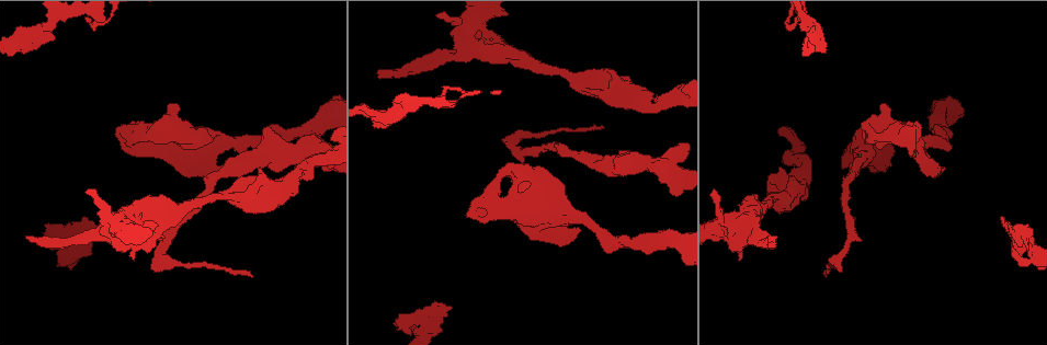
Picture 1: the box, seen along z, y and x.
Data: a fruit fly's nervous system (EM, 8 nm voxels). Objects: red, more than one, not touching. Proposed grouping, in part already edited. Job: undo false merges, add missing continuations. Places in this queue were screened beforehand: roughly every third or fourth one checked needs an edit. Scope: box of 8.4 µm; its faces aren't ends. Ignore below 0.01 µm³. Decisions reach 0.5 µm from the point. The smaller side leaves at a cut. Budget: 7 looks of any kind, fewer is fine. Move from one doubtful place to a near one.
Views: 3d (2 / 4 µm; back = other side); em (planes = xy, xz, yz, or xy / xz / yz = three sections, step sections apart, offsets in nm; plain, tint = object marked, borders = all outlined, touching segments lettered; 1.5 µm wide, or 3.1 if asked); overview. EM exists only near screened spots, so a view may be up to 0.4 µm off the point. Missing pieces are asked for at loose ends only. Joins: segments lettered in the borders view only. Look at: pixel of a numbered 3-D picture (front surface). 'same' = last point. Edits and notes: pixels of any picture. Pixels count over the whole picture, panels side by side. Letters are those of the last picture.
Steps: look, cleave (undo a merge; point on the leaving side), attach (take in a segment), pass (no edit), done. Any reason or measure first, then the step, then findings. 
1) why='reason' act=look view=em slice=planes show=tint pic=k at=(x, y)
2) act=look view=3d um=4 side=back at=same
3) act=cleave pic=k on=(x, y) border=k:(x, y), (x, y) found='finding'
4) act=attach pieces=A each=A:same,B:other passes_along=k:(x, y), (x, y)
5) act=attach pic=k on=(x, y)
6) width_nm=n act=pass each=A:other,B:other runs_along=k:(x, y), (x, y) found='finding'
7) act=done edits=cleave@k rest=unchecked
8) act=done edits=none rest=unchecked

why='abrupt turn' act=look view=em slice=planes show=tint pic=1 at=(54, 22)

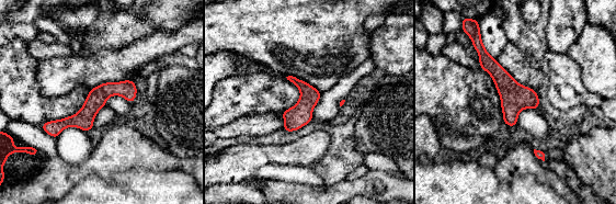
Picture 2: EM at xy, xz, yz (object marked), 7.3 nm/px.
act=look view=em slice=planes show=borders at=same

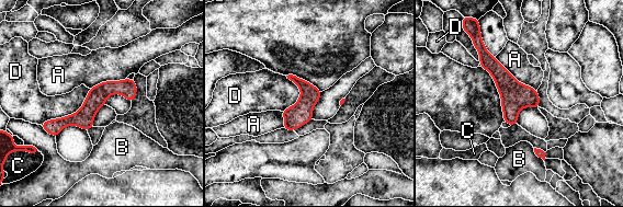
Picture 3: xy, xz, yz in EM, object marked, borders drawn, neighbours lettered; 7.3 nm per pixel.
act=pass each=A:other,B:other,C:other,D:other runs_along=3:(134, 88), (109, 88), (78, 118), (45, 126) found='one neuron here'

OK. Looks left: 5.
why='thin end' act=look view=3d um=4 side=back pic=1 at=(827, 276)

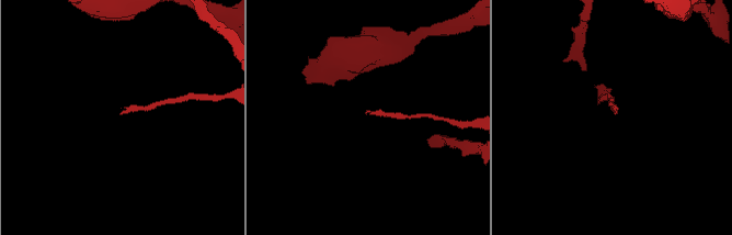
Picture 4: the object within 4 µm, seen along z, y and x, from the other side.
act=look view=em slice=xz step=8 show=tint pic=4 at=(615, 111)

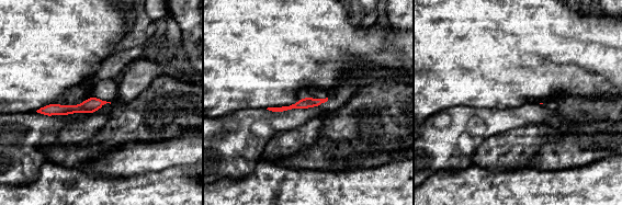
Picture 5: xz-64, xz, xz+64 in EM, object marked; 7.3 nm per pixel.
act=look view=em slice=planes show=borders at=same

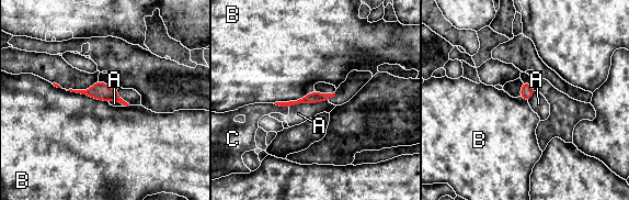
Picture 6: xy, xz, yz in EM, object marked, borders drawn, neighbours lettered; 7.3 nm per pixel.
act=pass each=A:other,B:other,C:other border=6:(66, 90), (107, 101) found='no lettered segment goes on from it'

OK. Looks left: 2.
why='an open end' act=look view=3d um=4 side=back pic=1 at=(776, 235)

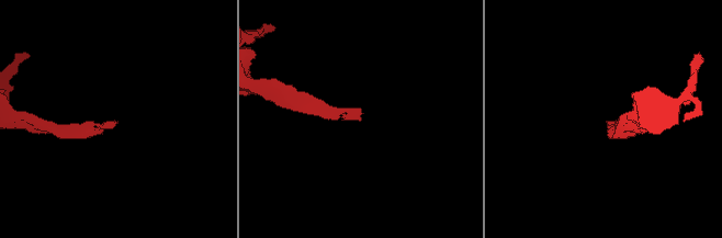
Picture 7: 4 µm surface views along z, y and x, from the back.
why='now the EM' act=look view=em slice=xy step=4 show=borders pic=7 at=(361, 119)

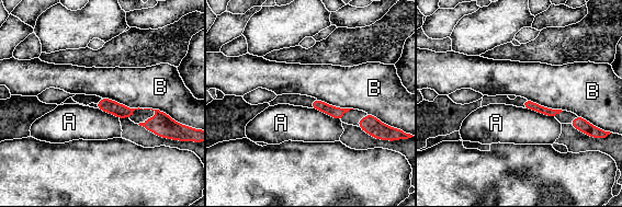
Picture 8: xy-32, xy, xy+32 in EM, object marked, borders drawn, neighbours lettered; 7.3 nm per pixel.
act=pass each=A:other,B:other border=8:(524, 107), (552, 116), (555, 119) found='no lettered segment goes on from it'

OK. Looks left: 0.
act=done edits=none rest=unchecked

